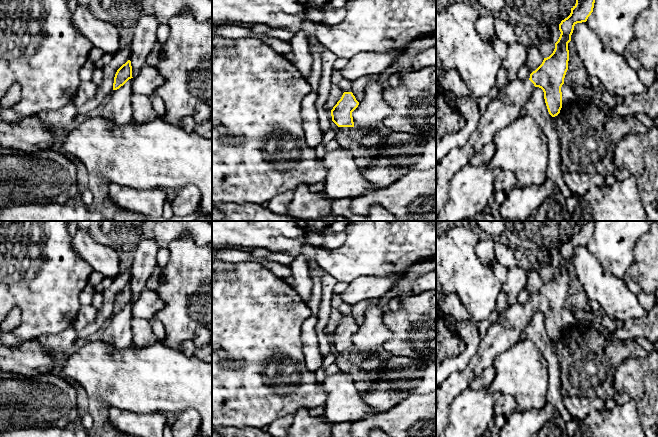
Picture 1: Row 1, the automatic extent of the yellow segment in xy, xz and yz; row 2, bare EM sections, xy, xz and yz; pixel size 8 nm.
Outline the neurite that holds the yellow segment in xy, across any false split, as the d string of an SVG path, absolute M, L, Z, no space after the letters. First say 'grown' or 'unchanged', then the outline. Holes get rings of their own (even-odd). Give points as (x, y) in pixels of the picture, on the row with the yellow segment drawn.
unchanged; M128 60L123 64L116 72L113 83L113 90L119 89L132 77L132 66L131 61Z

